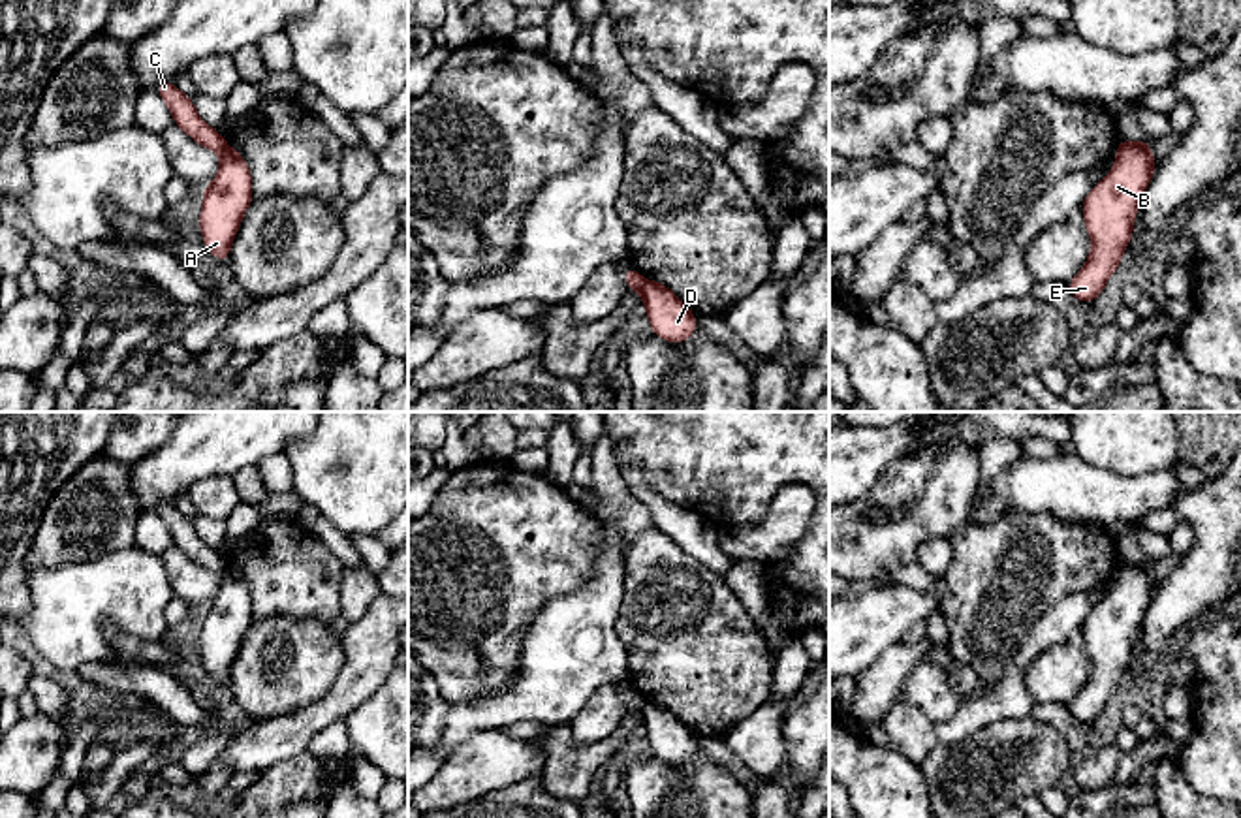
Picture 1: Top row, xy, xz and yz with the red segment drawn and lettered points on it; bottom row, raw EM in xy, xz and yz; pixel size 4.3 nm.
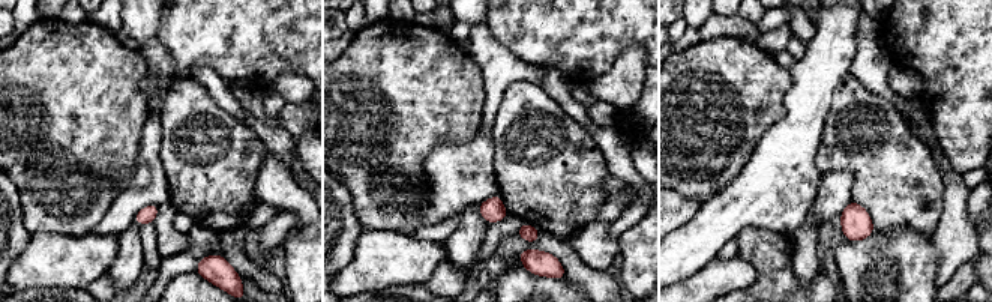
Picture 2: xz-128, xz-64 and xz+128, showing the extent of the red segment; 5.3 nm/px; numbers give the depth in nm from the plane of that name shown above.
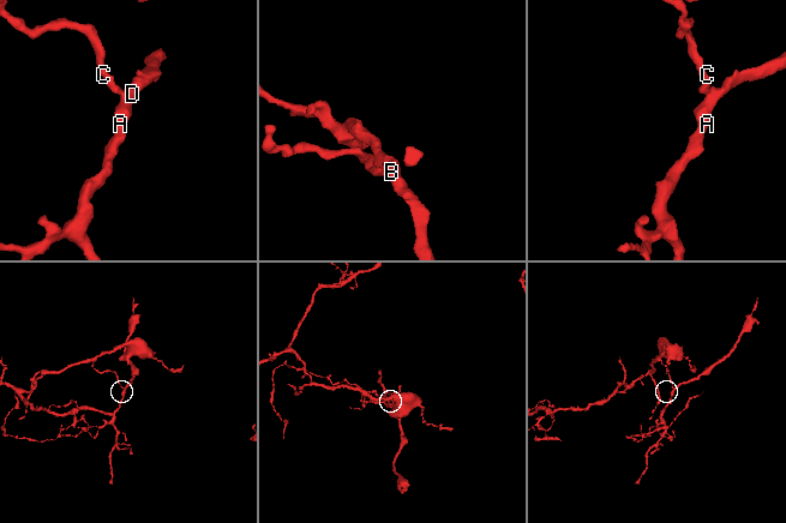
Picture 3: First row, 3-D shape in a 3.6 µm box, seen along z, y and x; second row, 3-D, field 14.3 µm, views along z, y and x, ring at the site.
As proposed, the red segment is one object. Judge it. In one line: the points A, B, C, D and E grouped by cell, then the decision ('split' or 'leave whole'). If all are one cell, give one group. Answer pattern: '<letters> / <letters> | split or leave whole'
A B D E / C | split

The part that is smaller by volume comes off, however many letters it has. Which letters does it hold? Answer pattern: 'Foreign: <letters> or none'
Foreign: A, B, D, E

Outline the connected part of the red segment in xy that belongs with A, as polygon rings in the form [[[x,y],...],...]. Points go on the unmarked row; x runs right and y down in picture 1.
[[[226,566],[220,574],[218,594],[201,619],[199,653],[205,669],[228,686],[229,668],[254,622],[250,590],[233,568]]]

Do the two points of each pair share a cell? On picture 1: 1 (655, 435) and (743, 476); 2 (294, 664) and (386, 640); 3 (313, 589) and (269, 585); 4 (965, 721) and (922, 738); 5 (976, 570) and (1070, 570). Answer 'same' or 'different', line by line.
1: same
2: different
3: same
4: different
5: same

